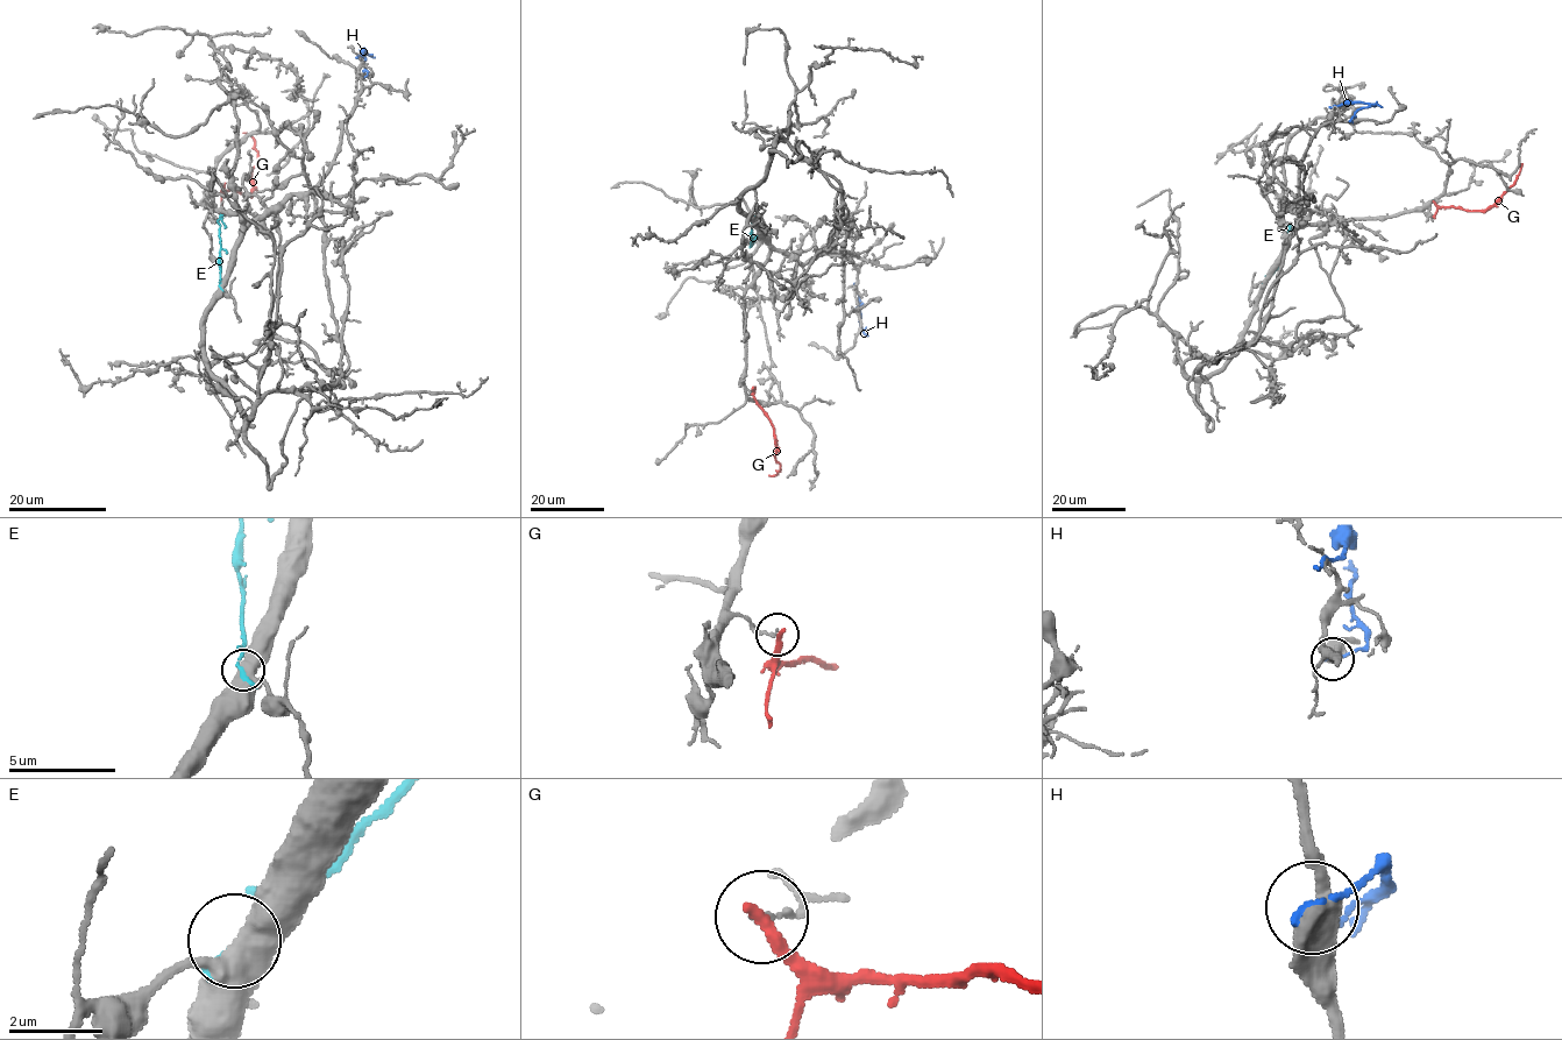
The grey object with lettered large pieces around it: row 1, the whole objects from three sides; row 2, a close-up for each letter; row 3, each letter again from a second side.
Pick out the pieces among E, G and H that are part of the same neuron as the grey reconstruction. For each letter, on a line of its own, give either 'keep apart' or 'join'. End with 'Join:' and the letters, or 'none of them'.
E: keep apart
G: keep apart
H: keep apart
Join: none of them

